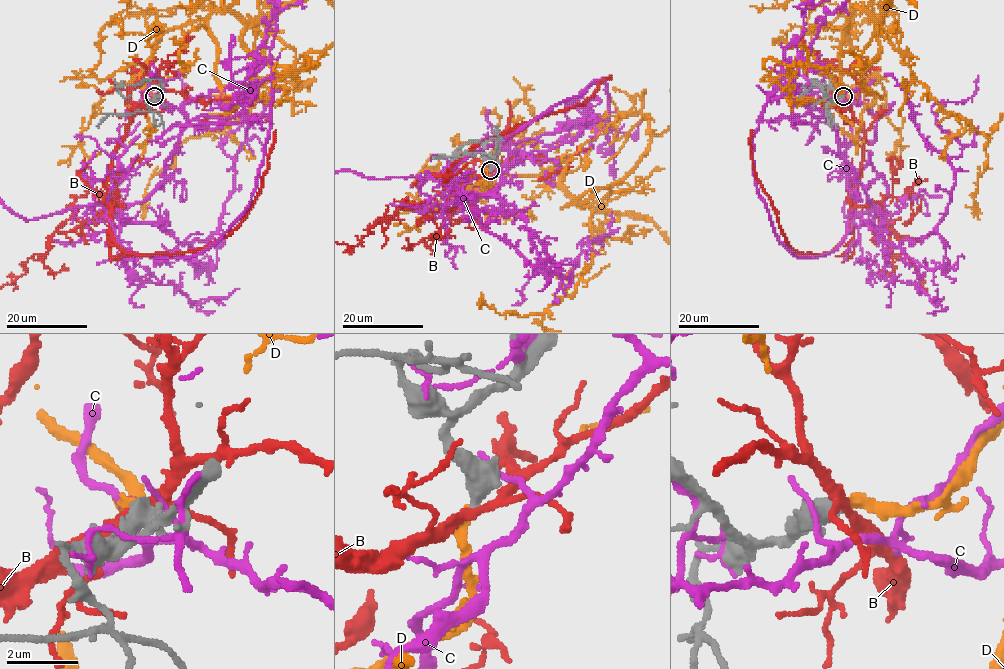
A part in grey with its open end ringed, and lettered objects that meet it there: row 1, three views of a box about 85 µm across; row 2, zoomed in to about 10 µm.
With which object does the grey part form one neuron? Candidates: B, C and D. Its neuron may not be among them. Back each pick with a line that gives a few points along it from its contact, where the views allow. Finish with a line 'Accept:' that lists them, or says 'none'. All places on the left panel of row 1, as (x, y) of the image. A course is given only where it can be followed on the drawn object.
Accept: D

